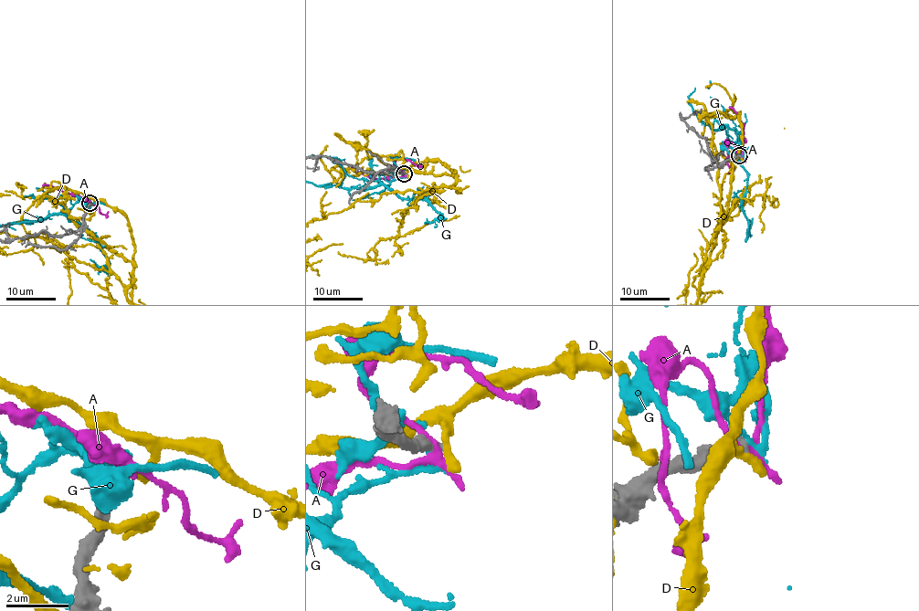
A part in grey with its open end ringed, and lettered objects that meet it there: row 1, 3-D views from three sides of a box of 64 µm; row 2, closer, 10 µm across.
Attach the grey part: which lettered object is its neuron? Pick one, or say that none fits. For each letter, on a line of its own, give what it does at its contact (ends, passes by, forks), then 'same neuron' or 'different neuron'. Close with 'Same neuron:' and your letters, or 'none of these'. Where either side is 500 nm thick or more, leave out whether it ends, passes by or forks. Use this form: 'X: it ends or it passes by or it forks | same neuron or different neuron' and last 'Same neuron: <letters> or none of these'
A: it forks | different neuron
D: it ends | different neuron
G: it ends | different neuron
Same neuron: none of these

